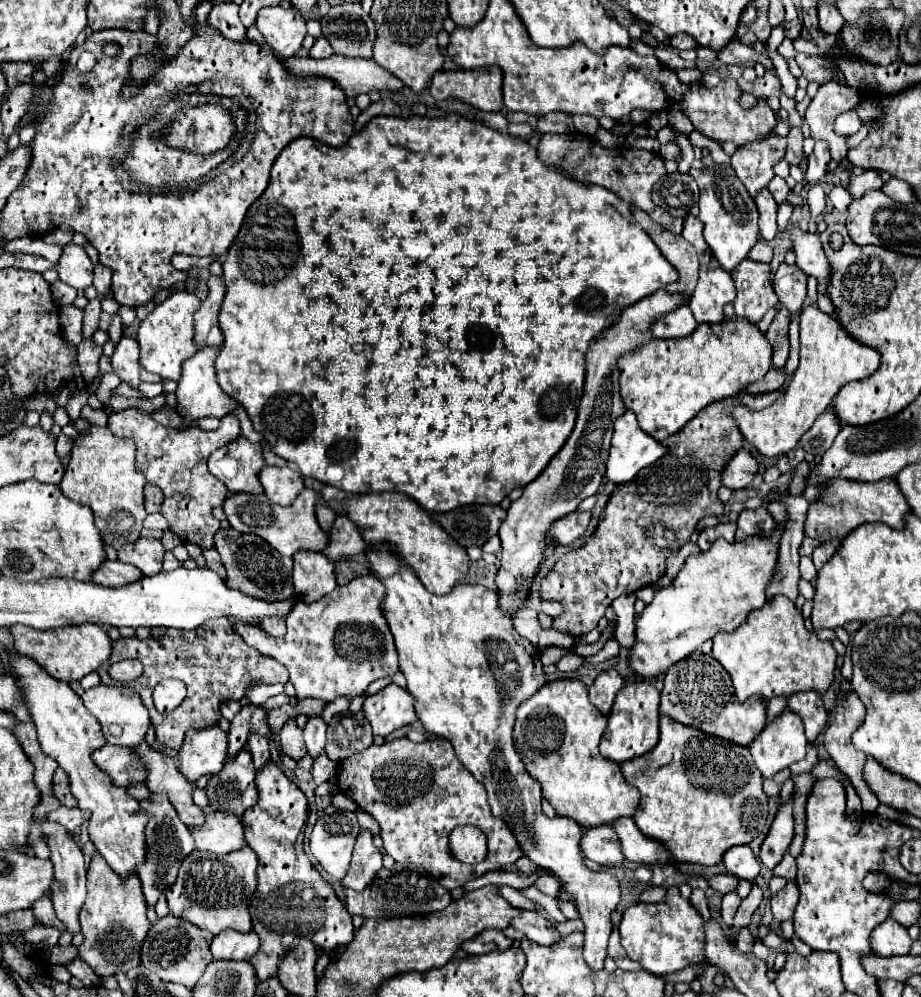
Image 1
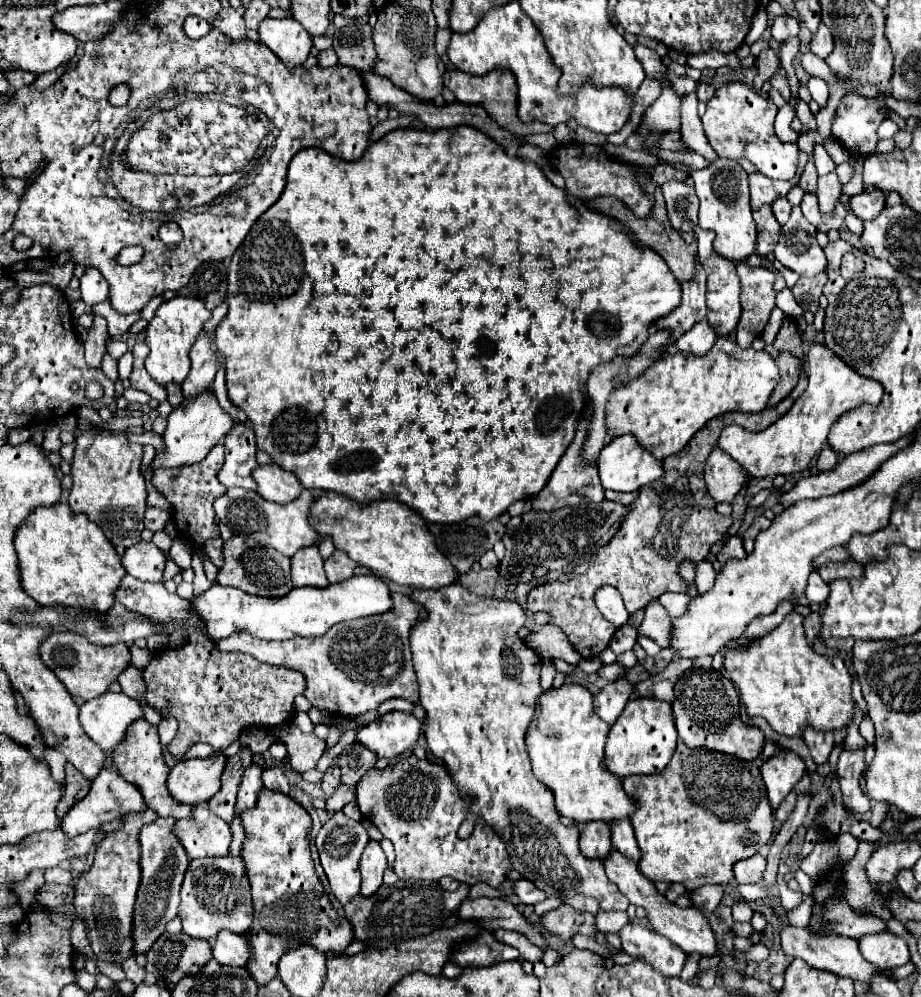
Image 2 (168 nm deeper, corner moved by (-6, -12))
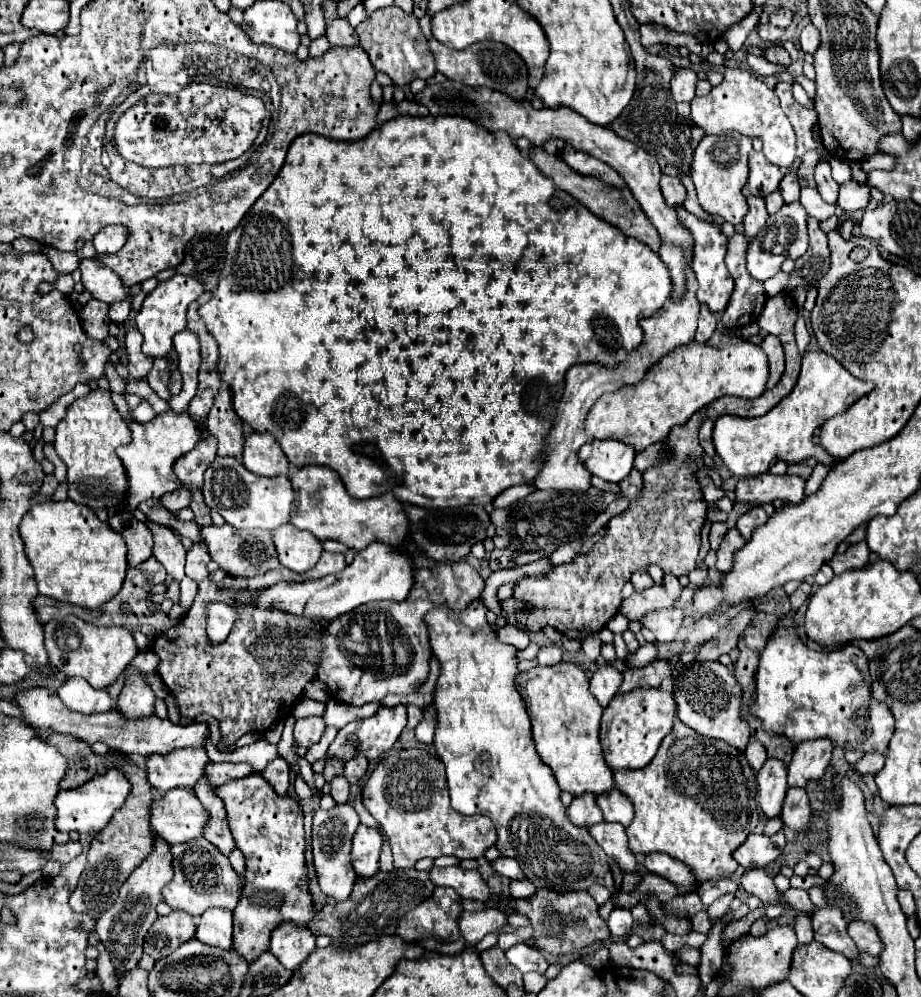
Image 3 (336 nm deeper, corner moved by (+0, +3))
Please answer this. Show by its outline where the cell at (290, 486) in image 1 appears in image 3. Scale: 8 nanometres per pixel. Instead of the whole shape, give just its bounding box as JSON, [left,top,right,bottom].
[244,432,288,476]

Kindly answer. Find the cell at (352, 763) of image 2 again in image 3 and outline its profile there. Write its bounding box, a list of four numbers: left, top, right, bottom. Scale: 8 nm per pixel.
[344,756,368,786]

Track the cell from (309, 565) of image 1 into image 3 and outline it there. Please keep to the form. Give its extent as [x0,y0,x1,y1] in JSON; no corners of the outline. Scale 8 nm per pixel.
[272,524,322,574]

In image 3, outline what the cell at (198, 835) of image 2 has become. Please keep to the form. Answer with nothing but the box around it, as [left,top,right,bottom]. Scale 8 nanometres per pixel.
[150,788,208,844]

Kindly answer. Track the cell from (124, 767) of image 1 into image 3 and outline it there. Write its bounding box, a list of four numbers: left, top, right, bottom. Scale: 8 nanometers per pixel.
[56,770,130,836]

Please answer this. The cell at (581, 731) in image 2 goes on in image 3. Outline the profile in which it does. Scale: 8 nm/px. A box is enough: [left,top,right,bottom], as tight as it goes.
[516,662,612,794]

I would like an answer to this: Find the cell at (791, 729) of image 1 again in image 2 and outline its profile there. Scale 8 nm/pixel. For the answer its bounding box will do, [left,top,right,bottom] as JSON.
[760,749,806,809]

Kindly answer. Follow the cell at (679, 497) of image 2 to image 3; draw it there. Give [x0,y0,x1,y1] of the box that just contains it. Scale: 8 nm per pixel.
[514,292,802,640]

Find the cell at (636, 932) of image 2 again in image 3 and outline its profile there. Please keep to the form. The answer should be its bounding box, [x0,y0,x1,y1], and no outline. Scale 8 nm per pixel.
[608,908,632,938]

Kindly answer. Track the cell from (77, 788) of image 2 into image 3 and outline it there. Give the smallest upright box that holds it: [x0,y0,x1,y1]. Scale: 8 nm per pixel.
[46,734,98,790]

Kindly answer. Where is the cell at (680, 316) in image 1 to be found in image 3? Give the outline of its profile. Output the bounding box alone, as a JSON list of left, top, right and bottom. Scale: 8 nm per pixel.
[696,306,716,342]

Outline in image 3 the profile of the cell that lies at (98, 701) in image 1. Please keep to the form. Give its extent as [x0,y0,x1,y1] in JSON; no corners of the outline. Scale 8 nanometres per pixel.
[58,678,112,714]

